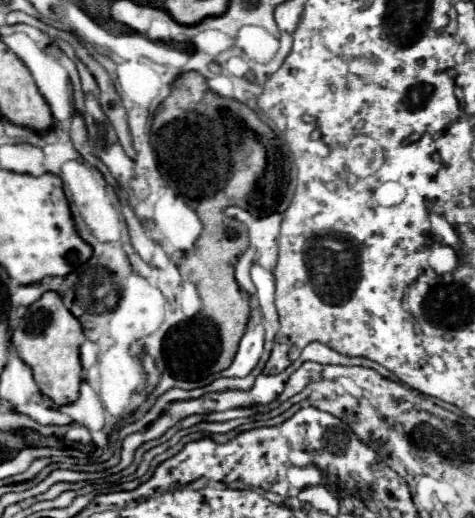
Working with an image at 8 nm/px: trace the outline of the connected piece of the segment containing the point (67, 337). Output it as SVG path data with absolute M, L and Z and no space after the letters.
M48 291L36 303L32 303L28 313L20 319L18 329L12 333L12 345L20 359L32 369L40 391L56 405L68 405L78 399L78 391L84 379L78 351L84 341L86 337L80 321L64 307L62 297L56 291Z

